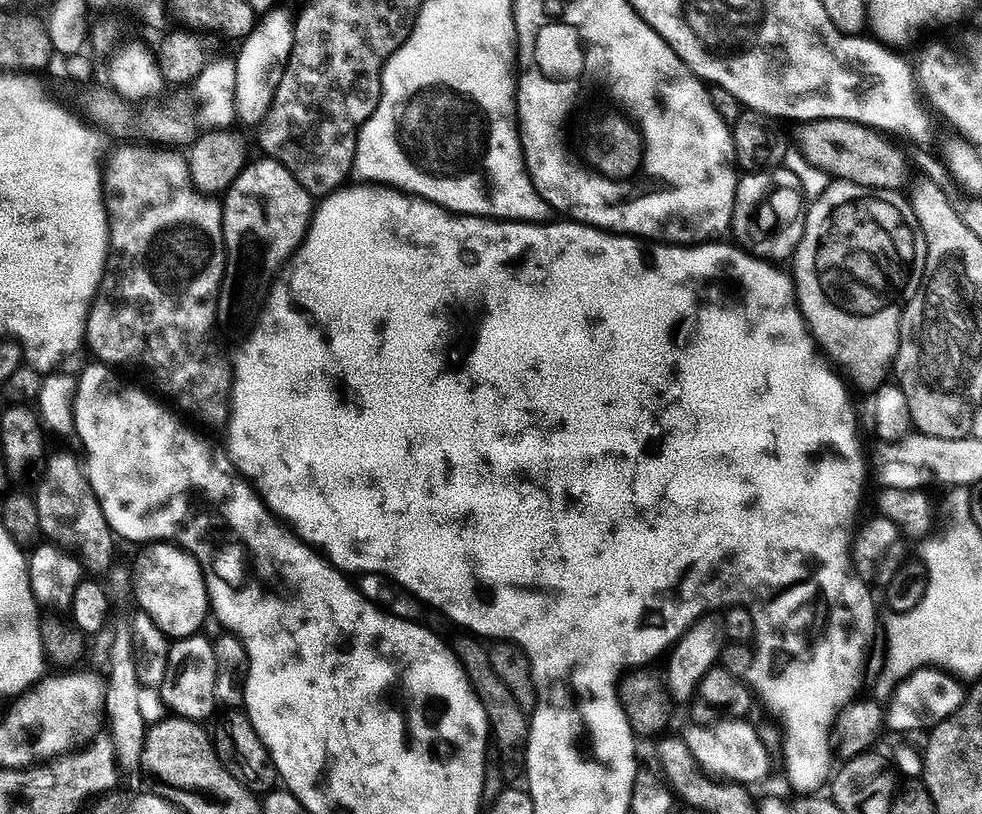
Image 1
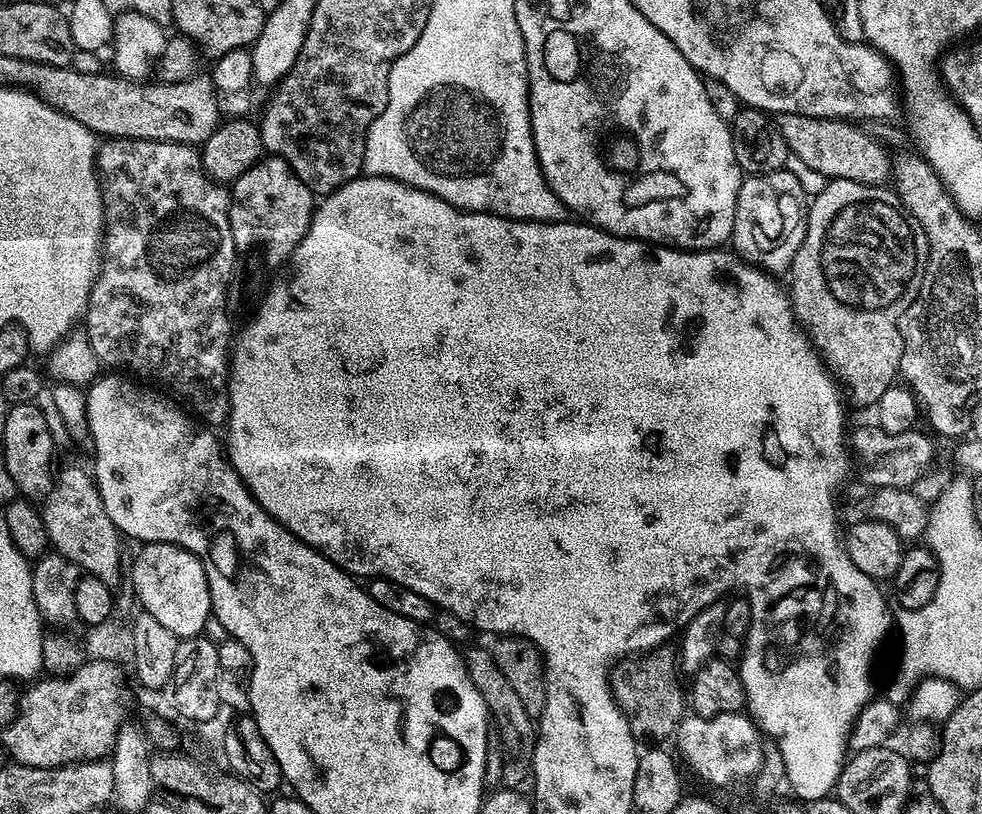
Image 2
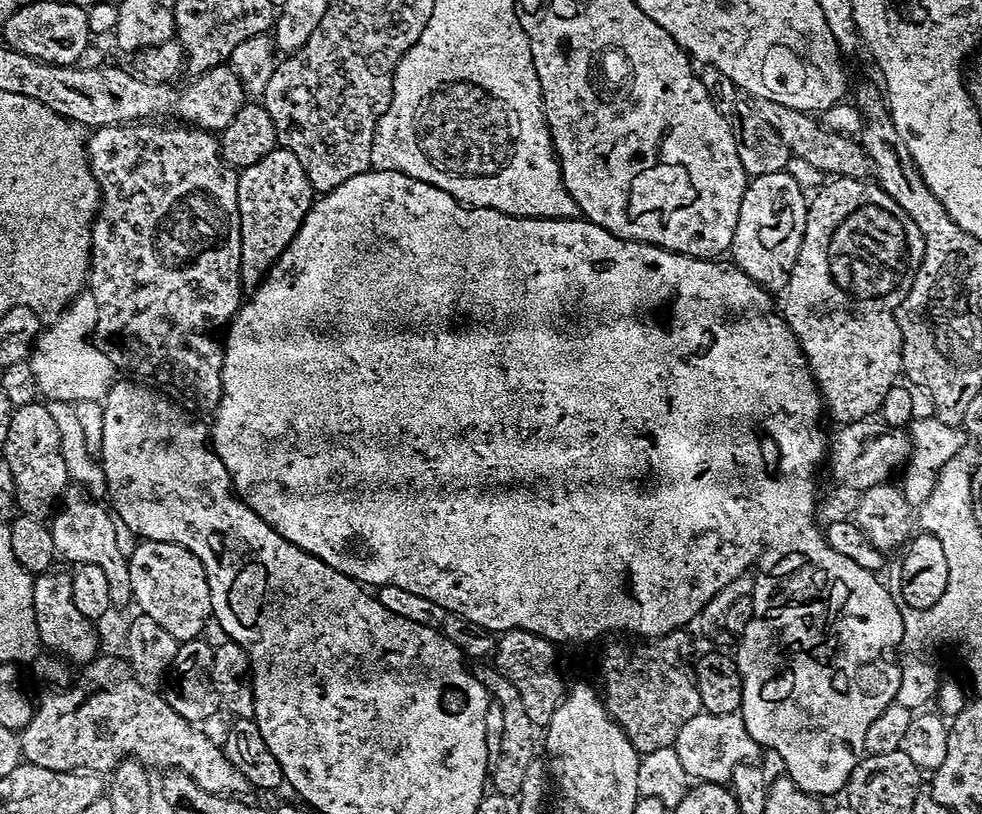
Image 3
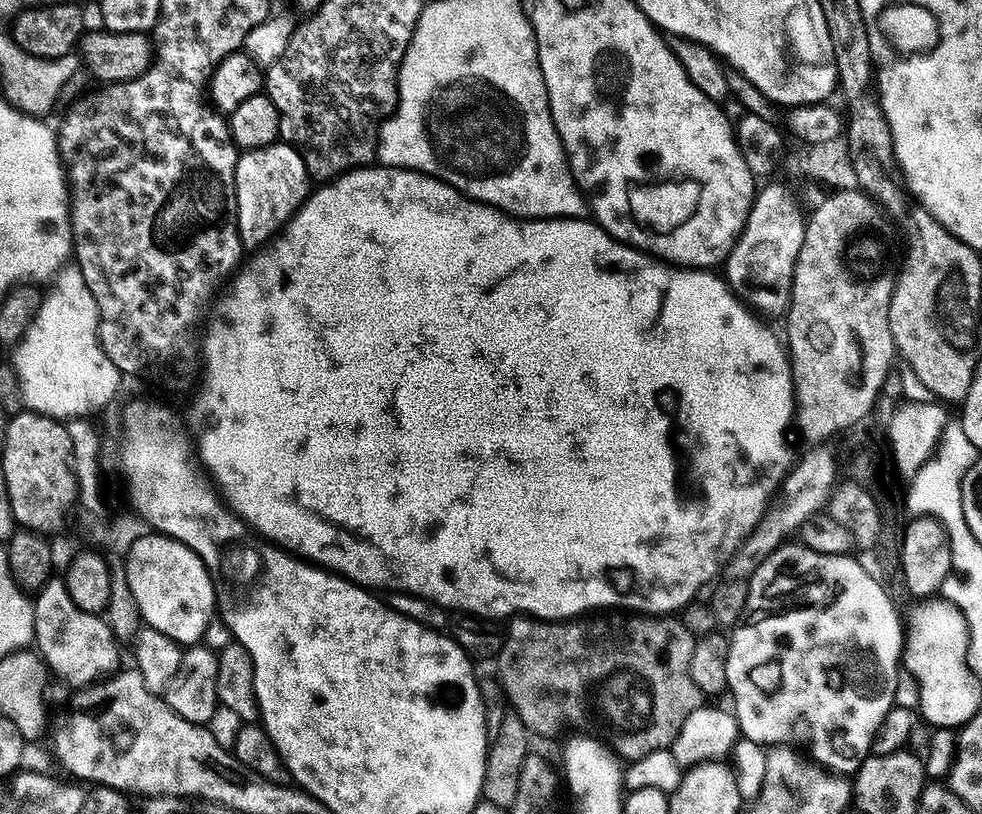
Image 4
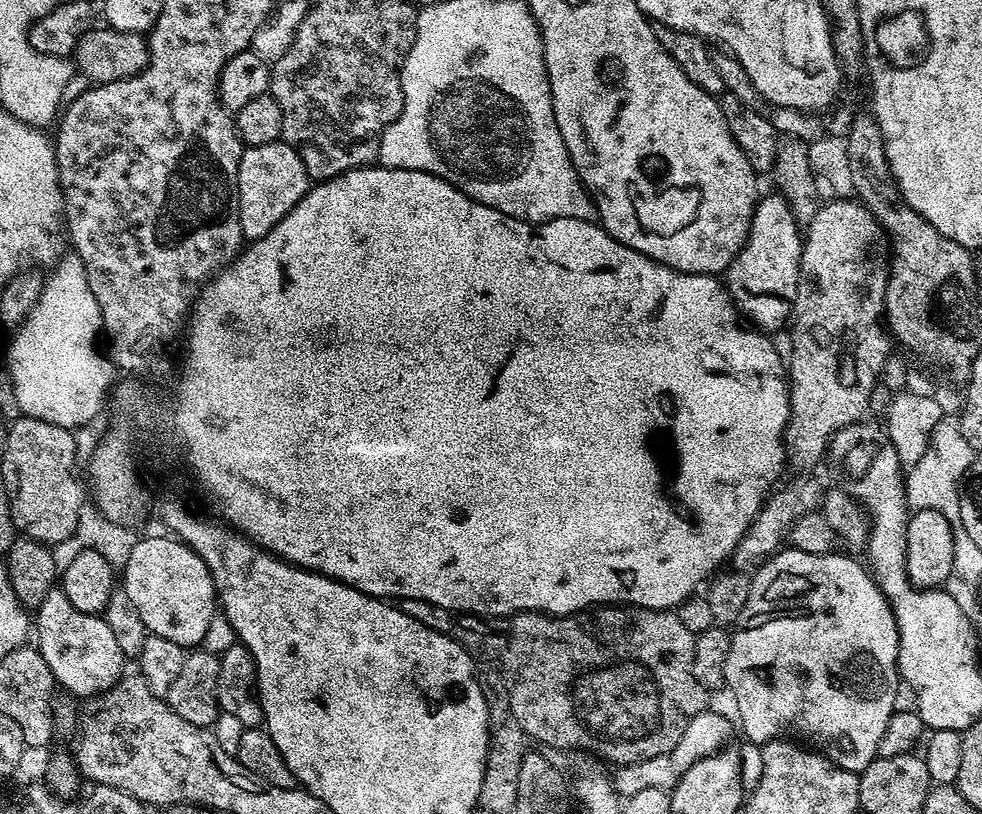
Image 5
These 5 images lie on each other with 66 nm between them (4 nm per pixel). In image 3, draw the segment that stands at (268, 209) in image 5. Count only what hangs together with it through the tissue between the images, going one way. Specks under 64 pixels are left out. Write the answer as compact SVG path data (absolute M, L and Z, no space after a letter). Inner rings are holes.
M276 147L266 154L262 162L254 162L254 166L243 169L238 175L238 214L240 215L240 283L251 290L264 281L265 274L271 270L276 259L290 246L294 234L302 226L306 214L314 203L314 193L306 178L306 170L298 163L298 158L285 148Z

